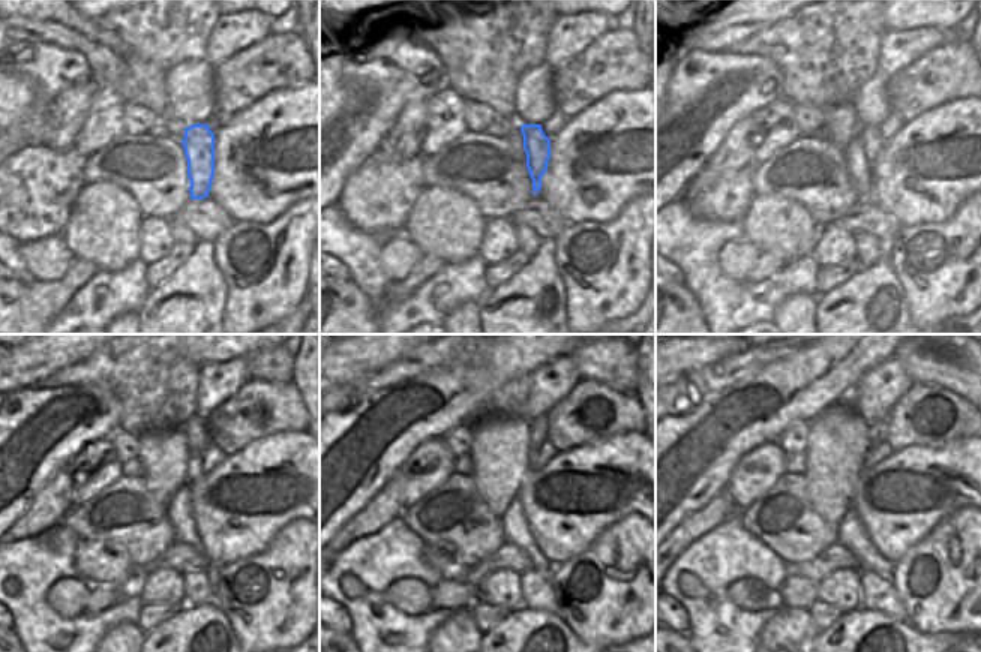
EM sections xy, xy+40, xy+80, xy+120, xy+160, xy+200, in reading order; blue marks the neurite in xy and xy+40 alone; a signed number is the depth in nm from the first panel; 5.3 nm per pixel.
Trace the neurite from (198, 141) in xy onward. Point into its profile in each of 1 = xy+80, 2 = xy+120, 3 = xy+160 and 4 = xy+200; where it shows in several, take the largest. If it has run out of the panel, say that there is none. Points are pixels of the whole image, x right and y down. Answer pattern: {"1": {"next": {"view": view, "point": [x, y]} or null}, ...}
{"1": {"next": {"view": "xy+80", "point": [872, 143]}}, "2": {"next": {"view": "xy+120", "point": [195, 462]}}, "3": {"next": {"view": "xy+160", "point": [539, 426]}}, "4": {"next": {"view": "xy+200", "point": [878, 429]}}}

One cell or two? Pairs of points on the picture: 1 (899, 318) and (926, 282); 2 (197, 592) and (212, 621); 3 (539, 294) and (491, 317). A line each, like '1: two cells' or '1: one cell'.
1: two cells
2: two cells
3: one cell

